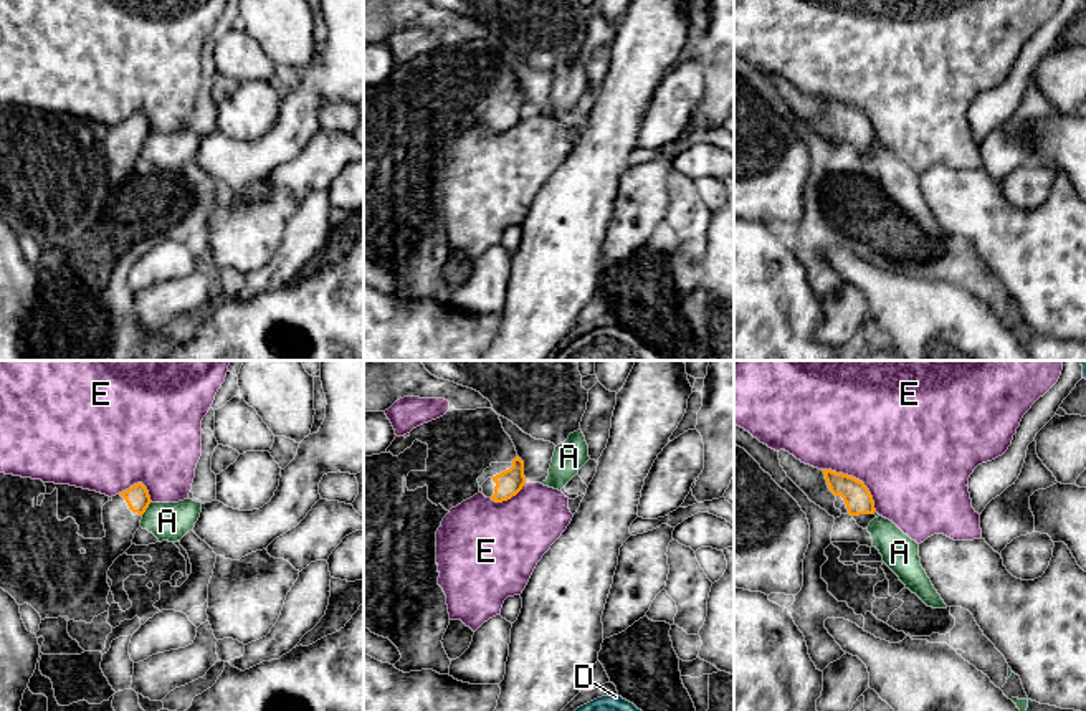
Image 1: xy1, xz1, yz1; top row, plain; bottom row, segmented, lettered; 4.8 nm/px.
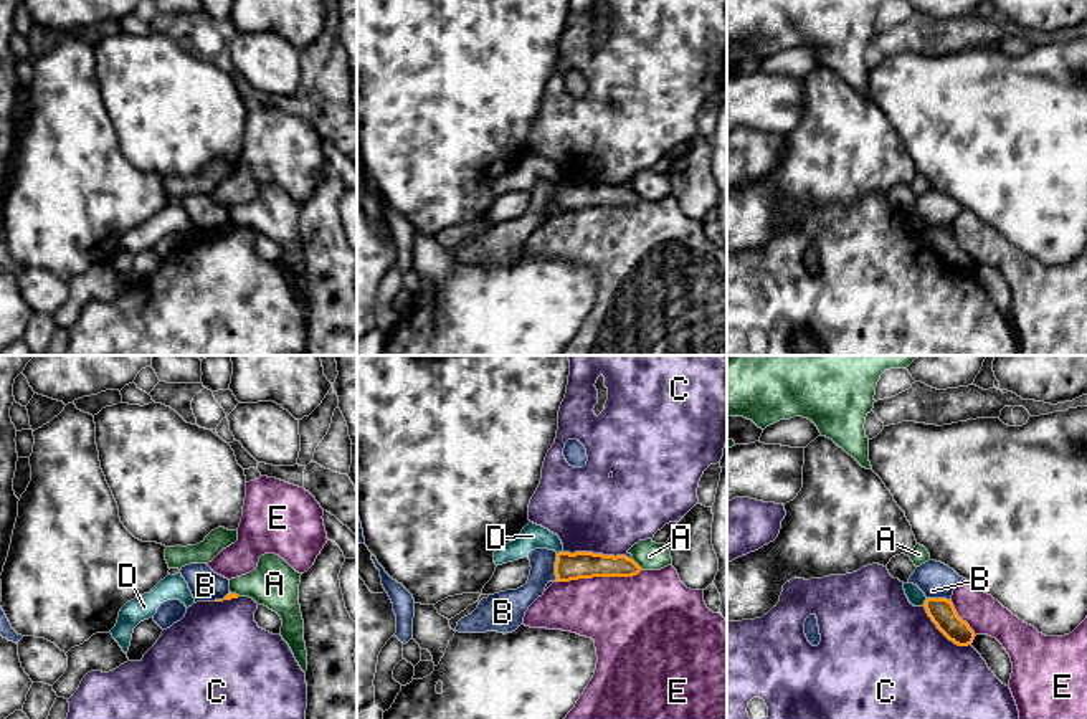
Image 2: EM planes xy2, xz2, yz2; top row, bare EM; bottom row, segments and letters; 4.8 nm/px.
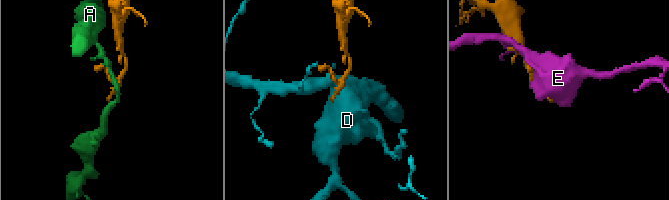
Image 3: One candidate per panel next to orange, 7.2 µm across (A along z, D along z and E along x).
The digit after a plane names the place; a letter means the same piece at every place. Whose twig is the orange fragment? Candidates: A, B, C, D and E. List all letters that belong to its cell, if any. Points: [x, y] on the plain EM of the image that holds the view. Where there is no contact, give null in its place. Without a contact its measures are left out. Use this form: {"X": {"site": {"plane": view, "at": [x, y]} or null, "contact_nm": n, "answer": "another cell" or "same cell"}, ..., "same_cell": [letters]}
{"A": {"site": {"plane": "xy1", "at": [147, 136]}, "contact_nm": 90, "answer": "another cell"}, "B": {"site": {"plane": "xz2", "at": [555, 197]}, "contact_nm": 140, "answer": "another cell"}, "C": {"site": {"plane": "xz2", "at": [595, 184]}, "contact_nm": 300, "answer": "another cell"}, "D": {"site": {"plane": "yz2", "at": [925, 232]}, "contact_nm": 50, "answer": "another cell"}, "E": {"site": {"plane": "xz2", "at": [598, 205]}, "contact_nm": 420, "answer": "another cell"}, "same_cell": []}

